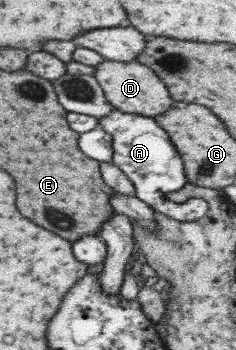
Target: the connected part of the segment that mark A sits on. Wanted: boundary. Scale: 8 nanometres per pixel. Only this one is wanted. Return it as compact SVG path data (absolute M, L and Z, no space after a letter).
M114 109L102 117L98 125L111 136L113 163L132 181L135 186L134 195L154 212L158 211L180 222L188 222L201 219L209 211L206 201L176 204L164 198L164 194L184 188L187 178L184 163L169 140L169 134L152 117Z

